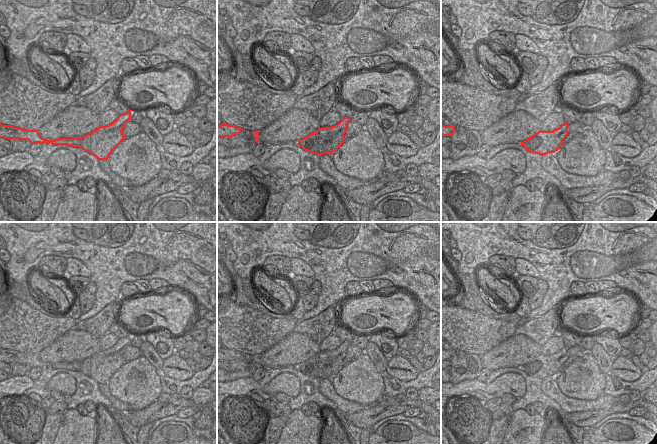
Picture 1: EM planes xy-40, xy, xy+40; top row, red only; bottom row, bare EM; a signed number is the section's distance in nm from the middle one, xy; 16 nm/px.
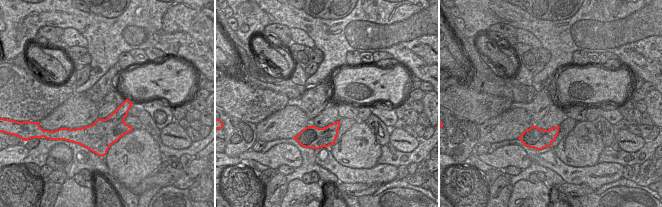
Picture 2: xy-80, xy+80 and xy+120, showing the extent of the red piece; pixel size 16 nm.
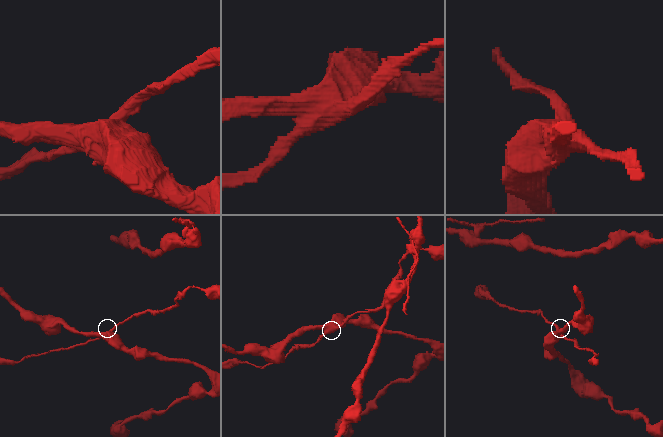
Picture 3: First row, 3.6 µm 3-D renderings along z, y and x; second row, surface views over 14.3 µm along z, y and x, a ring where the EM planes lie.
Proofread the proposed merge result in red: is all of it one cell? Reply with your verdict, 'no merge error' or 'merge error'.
merge error

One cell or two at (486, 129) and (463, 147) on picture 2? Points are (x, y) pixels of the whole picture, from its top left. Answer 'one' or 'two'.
two

